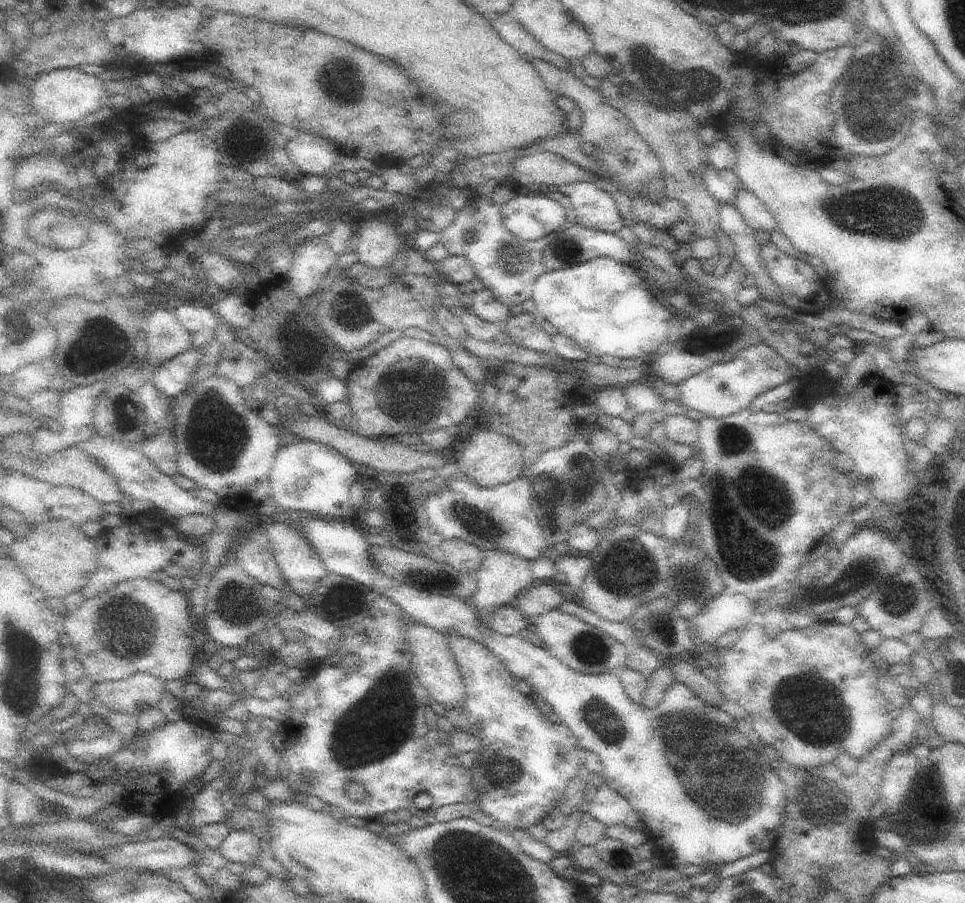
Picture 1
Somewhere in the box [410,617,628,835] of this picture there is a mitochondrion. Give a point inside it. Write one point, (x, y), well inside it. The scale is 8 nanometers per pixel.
(506, 777)

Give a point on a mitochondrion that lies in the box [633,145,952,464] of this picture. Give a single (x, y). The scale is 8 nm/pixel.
(898, 219)

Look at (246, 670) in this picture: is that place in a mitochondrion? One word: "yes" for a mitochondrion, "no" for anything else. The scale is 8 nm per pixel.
no

